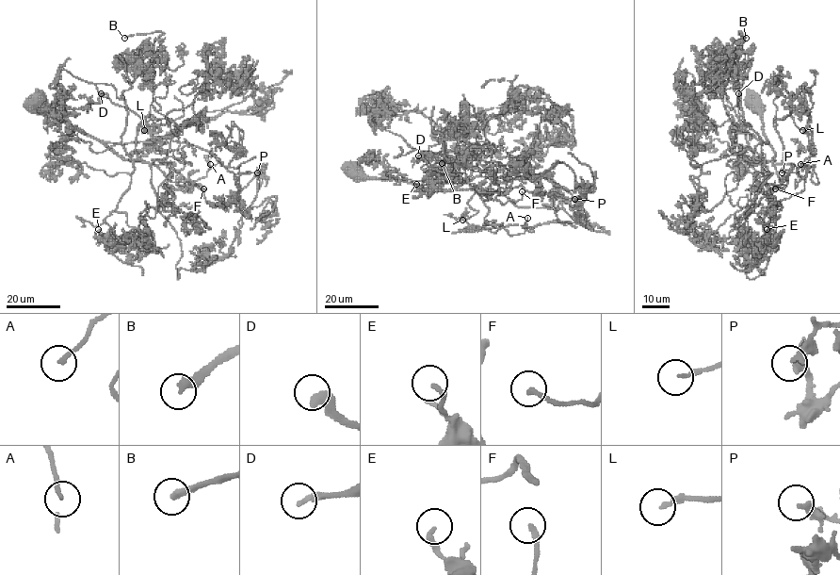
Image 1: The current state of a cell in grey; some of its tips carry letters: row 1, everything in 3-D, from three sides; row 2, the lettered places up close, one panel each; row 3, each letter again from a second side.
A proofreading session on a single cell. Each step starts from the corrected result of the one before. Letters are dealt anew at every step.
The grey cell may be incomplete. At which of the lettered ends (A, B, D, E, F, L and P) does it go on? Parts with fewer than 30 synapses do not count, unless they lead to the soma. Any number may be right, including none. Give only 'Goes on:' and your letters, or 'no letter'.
Goes on: A, D

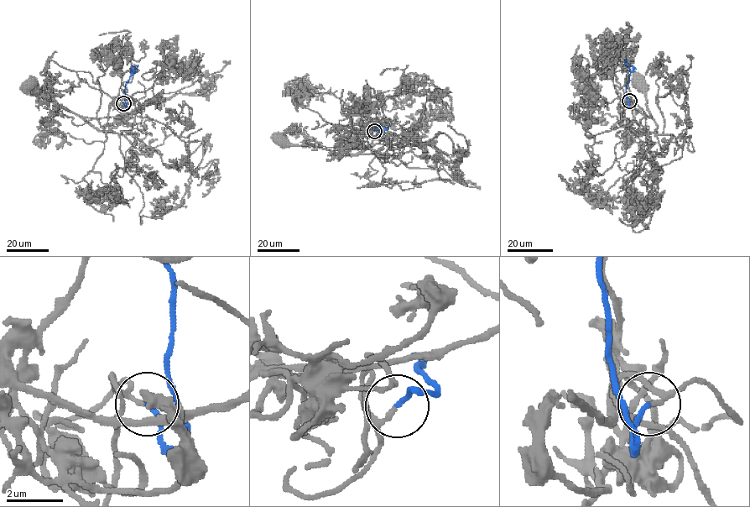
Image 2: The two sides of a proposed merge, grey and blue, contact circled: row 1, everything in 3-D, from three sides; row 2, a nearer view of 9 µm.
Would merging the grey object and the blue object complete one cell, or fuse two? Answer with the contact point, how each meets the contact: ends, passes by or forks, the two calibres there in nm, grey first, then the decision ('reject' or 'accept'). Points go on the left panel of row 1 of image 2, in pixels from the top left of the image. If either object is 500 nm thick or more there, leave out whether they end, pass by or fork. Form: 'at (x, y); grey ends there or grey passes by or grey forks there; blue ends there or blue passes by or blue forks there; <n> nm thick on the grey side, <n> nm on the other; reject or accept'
at (123, 103); grey passes by; blue ends there; 110 nm thick on the grey side, 150 nm on the other; accept

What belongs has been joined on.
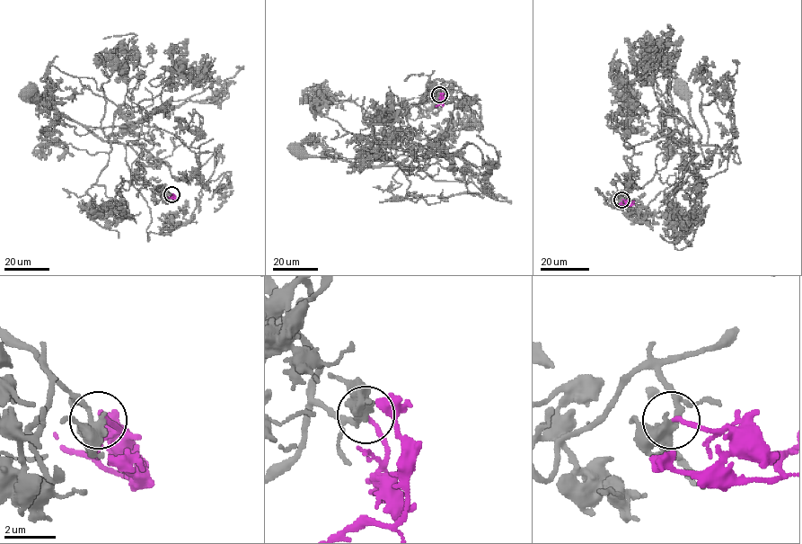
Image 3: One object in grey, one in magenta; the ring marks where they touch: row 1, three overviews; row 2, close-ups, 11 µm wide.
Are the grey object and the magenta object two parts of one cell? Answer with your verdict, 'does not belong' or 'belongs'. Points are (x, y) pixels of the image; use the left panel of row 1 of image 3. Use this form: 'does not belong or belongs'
belongs

